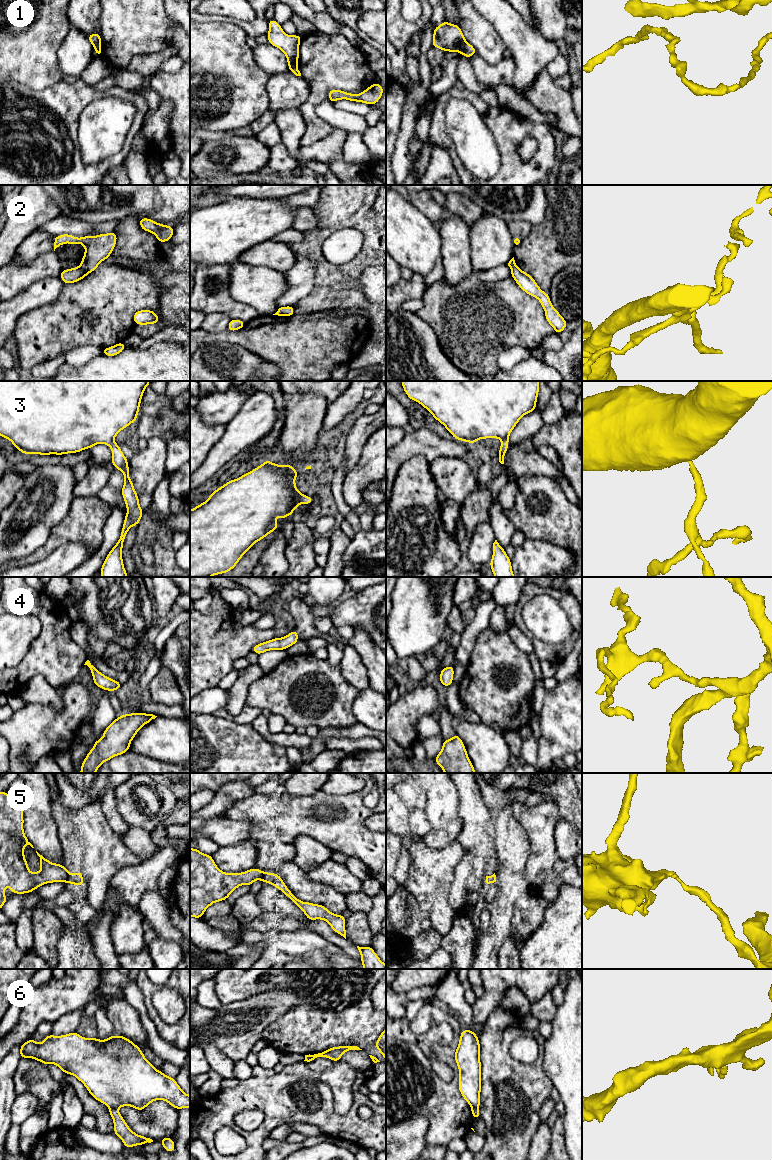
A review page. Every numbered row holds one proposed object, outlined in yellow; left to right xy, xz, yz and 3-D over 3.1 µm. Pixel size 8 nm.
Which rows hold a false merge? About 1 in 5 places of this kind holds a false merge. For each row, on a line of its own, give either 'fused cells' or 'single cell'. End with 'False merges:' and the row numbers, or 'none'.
1: fused cells
2: fused cells
3: single cell
4: single cell
5: fused cells
6: fused cells
False merges: 1, 2, 5, 6

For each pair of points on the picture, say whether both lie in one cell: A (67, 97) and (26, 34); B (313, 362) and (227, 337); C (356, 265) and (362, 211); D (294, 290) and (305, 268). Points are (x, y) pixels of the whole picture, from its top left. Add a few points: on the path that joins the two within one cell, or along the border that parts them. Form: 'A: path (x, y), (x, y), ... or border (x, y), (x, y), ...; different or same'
A: border (63, 79), (35, 91); different
B: path (292, 344), (272, 337), (248, 337); same
C: path (369, 252), (370, 224); same
D: path (299, 285), (303, 273); same

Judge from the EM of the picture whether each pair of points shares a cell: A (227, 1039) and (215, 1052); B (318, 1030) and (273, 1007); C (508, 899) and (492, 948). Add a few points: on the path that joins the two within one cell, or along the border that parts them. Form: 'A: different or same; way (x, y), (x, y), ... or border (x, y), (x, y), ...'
A: different; border (200, 1040), (214, 1043), (234, 1061)
B: different; border (296, 992), (300, 1002), (266, 1027)
C: same; way (501, 911), (500, 929), (495, 936)

